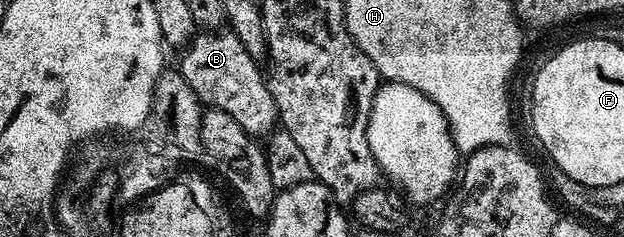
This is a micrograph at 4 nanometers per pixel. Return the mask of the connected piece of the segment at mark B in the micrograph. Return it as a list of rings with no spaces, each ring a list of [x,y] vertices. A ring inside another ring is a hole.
[[[198,32],[180,57],[179,68],[183,79],[191,83],[195,95],[208,108],[231,115],[231,119],[254,139],[264,138],[274,132],[279,118],[266,74],[257,66],[260,65],[258,58],[249,54],[247,47],[243,47],[233,32]]]

